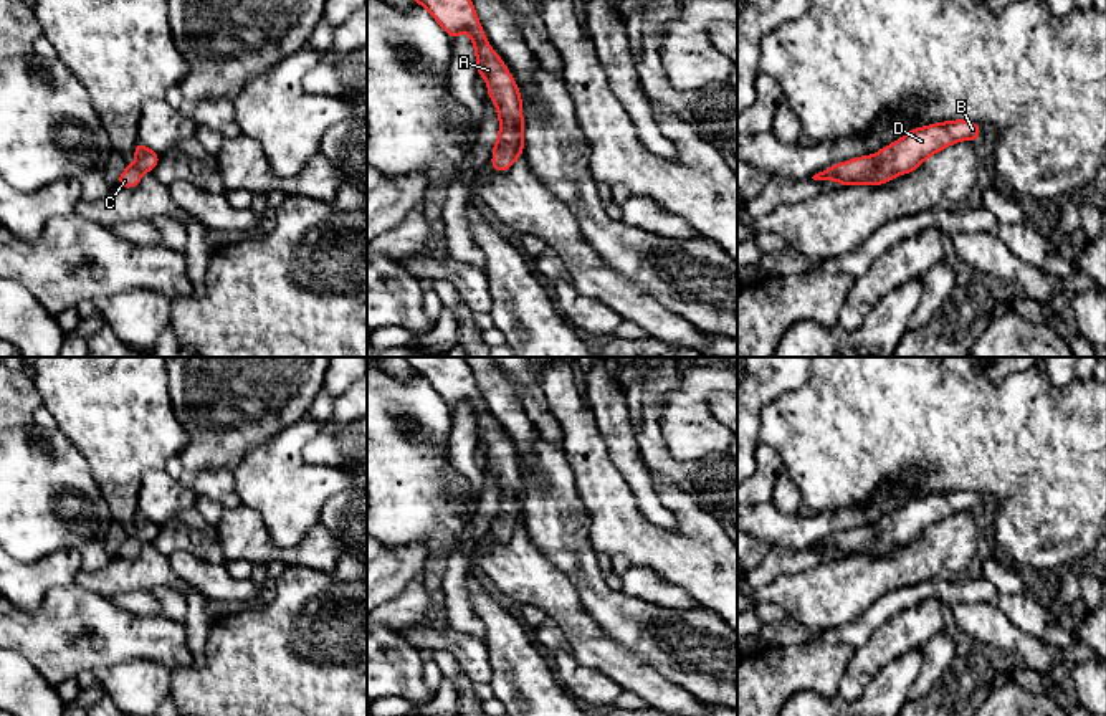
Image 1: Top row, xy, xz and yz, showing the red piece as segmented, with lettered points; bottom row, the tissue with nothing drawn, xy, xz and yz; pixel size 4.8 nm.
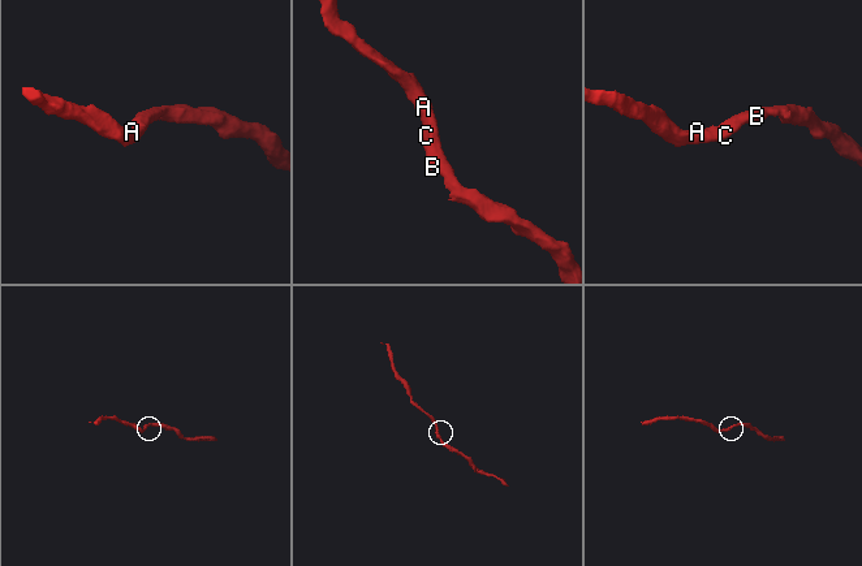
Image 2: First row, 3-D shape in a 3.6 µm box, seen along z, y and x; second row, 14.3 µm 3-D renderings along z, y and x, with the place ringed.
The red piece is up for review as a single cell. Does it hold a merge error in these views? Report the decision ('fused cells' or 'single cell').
single cell

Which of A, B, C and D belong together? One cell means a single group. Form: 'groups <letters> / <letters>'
groups A B C D

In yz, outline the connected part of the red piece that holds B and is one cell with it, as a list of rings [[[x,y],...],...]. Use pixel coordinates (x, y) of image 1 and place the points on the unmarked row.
[[[956,489],[911,499],[875,526],[860,526],[815,544],[813,551],[837,551],[841,557],[883,556],[909,544],[939,521],[961,513],[980,511],[980,494]]]

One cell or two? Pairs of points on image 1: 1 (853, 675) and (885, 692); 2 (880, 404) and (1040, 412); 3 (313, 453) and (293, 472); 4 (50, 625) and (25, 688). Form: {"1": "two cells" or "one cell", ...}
{"1": "two cells", "2": "one cell", "3": "two cells", "4": "two cells"}

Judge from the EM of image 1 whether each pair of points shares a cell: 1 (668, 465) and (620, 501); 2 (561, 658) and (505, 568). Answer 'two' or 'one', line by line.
1: two
2: two

